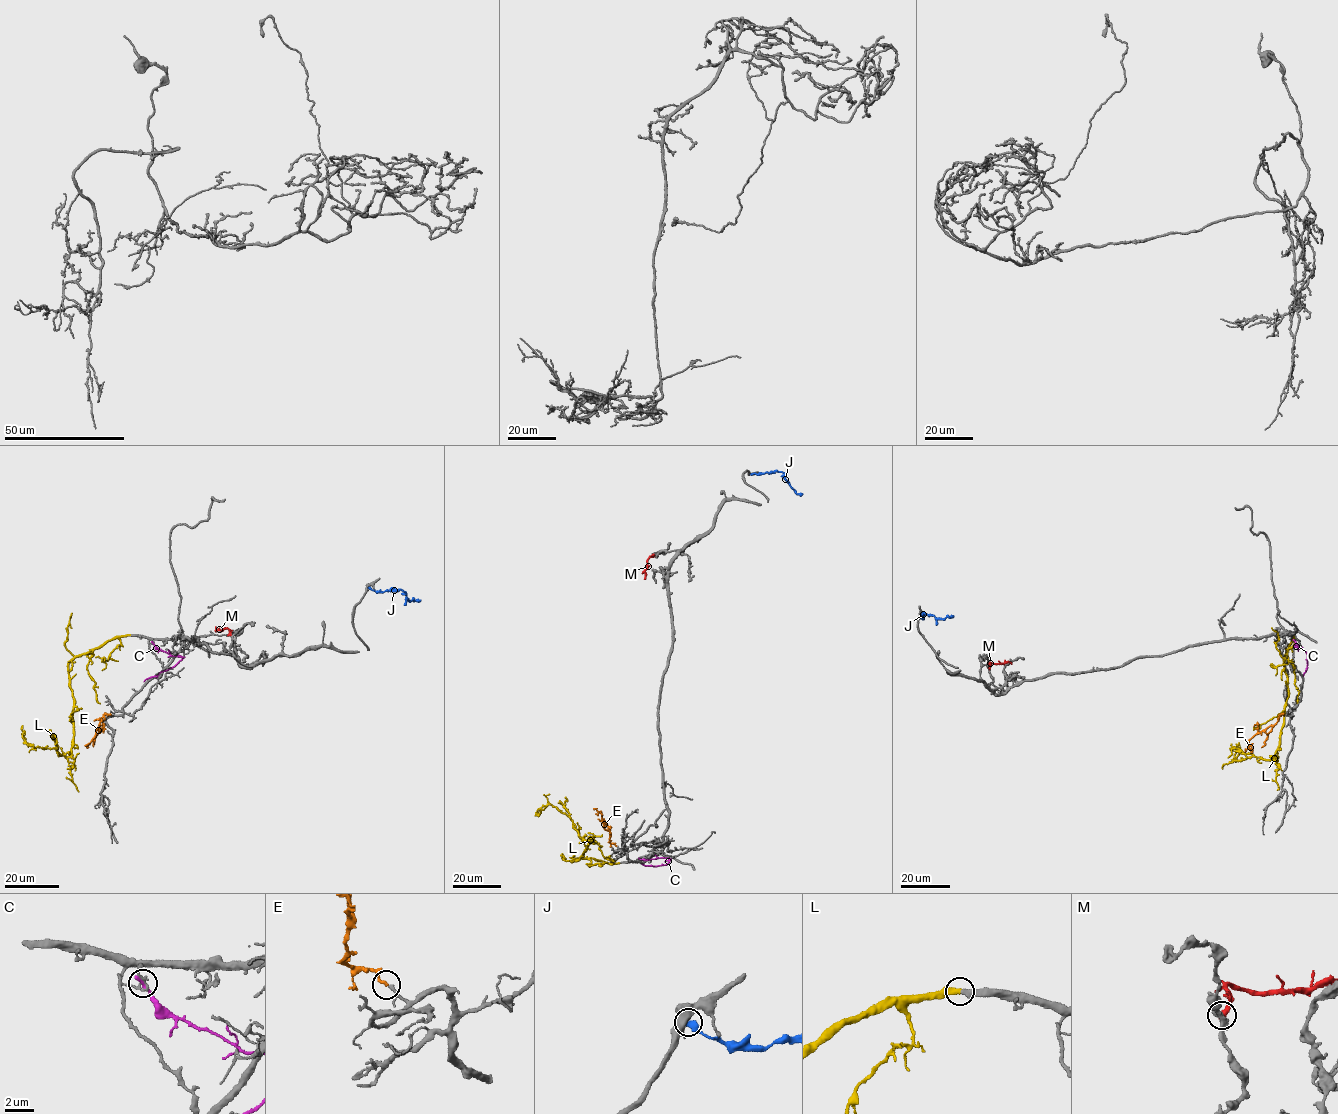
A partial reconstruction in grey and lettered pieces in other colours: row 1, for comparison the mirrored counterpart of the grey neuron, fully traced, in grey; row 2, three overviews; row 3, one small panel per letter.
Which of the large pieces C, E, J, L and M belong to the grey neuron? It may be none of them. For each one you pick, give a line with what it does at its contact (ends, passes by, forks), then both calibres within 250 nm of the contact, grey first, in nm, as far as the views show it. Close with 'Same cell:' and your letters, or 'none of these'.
E: It ends there. Thickness 150 nm (grey) against 260 nm
L: It ends there. Thickness 320 nm (grey) against 360 nm
Same cell: E, L

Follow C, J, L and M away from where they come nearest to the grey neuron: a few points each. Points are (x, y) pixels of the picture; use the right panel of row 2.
C: (1294, 640), (1298, 649), (1303, 649), (1307, 654), (1303, 676)
J: (921, 615), (923, 618), (924, 613), (942, 618), (952, 615)
L: (1294, 636), (1282, 663), (1288, 695), (1276, 759), (1254, 757), (1232, 762), (1239, 742)
M: (989, 667), (990, 662), (1011, 664)

